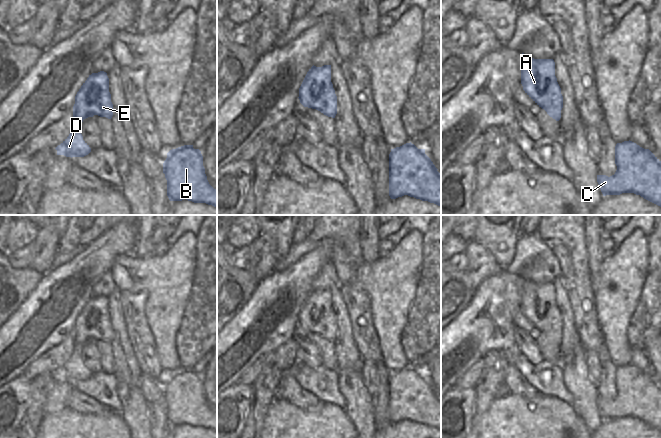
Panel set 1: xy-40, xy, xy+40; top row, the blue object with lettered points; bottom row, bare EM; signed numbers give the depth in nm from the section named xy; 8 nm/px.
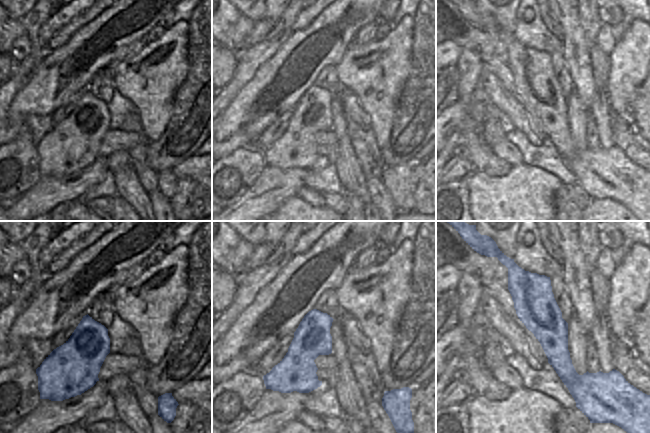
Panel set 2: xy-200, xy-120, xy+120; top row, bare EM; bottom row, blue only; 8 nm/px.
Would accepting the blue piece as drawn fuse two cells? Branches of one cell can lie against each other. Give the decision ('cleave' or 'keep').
keep

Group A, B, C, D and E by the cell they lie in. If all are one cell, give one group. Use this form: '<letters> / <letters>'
A B C D E

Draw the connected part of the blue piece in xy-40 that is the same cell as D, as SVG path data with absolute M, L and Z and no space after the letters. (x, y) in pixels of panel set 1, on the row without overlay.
M104 295L89 299L77 316L73 330L73 352L69 360L55 372L57 379L84 381L91 376L91 372L83 364L81 348L84 343L94 339L108 343L113 340L109 302Z

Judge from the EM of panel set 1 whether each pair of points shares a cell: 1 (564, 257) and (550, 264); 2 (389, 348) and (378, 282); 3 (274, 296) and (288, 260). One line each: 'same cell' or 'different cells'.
1: different cells
2: same cell
3: different cells

